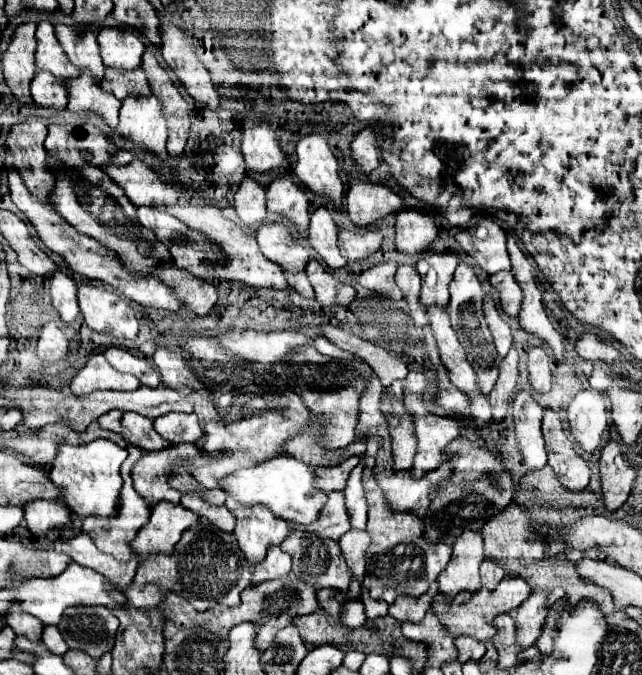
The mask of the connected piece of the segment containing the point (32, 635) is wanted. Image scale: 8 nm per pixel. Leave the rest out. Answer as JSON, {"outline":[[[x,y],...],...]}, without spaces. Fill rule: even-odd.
{"outline":[[[11,609],[11,613],[9,613],[9,617],[5,619],[5,623],[7,623],[17,635],[23,635],[23,637],[35,641],[35,643],[41,641],[41,633],[43,633],[43,629],[45,629],[45,625],[43,625],[39,619],[35,619],[33,615],[21,613],[19,609]]]}

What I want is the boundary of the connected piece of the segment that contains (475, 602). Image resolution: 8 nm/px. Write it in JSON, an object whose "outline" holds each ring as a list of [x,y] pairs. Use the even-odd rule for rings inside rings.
{"outline":[[[505,577],[495,591],[477,591],[477,593],[459,593],[451,603],[445,601],[445,597],[441,597],[439,593],[433,597],[433,611],[437,615],[437,619],[441,621],[443,627],[447,627],[451,631],[453,637],[459,635],[469,635],[475,637],[477,641],[489,641],[495,633],[493,627],[493,619],[501,613],[509,613],[513,609],[517,609],[527,597],[531,595],[531,587],[527,585],[527,581],[517,579],[517,577]]]}

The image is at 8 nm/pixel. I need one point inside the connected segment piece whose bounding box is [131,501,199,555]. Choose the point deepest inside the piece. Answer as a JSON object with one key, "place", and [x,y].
{"place":[167,522]}

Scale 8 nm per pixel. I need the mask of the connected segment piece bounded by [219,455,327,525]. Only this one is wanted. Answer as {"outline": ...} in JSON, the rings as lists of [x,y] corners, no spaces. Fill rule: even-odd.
{"outline":[[[281,455],[281,457],[273,457],[265,463],[259,463],[255,467],[233,471],[231,475],[227,475],[219,481],[219,487],[233,499],[241,501],[243,505],[265,505],[275,517],[309,525],[309,521],[317,519],[317,513],[323,509],[323,505],[327,501],[327,495],[317,493],[313,489],[313,481],[315,481],[313,467],[301,463],[293,457]]]}

